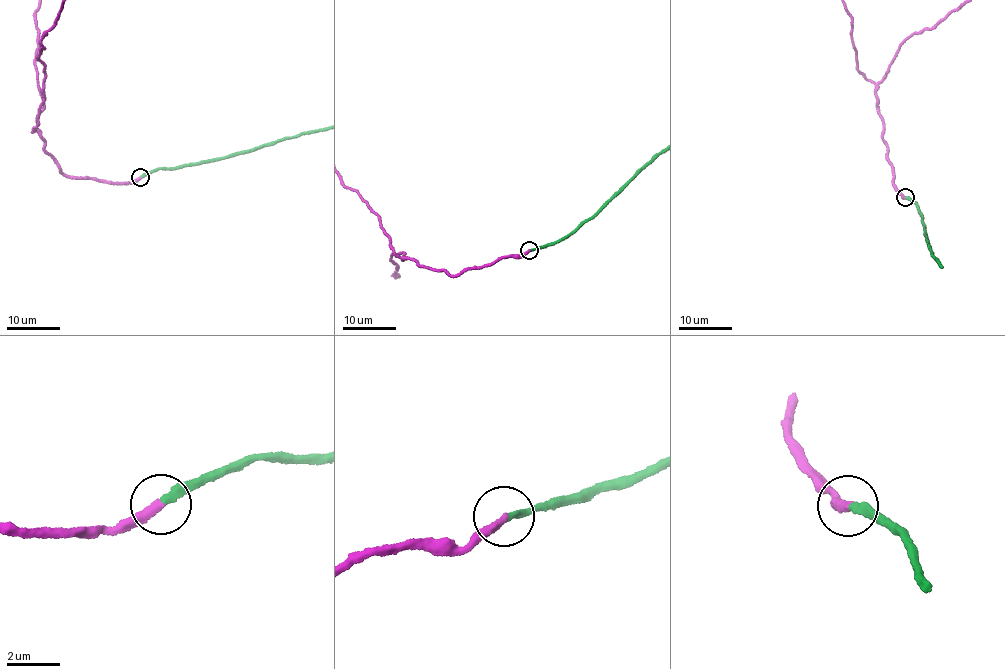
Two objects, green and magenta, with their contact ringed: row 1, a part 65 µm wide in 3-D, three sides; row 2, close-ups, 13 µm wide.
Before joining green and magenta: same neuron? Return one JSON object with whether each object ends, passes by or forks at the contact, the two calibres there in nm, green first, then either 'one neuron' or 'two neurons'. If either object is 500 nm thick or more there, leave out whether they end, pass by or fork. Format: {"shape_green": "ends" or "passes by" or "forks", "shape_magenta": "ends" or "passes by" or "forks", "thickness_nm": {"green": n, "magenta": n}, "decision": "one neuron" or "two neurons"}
{"shape_green": "ends", "shape_magenta": "ends", "thickness_nm": {"green": 240, "magenta": 320}, "decision": "one neuron"}

